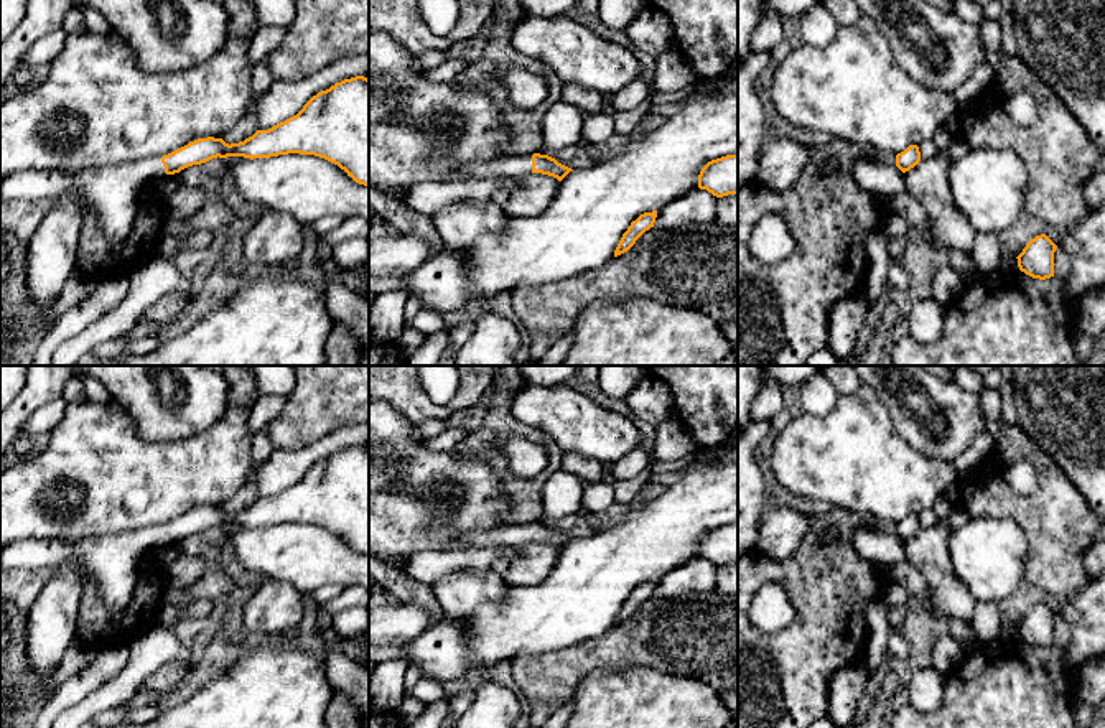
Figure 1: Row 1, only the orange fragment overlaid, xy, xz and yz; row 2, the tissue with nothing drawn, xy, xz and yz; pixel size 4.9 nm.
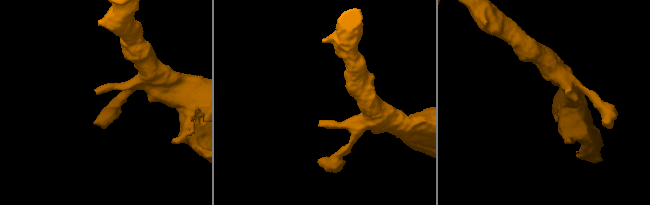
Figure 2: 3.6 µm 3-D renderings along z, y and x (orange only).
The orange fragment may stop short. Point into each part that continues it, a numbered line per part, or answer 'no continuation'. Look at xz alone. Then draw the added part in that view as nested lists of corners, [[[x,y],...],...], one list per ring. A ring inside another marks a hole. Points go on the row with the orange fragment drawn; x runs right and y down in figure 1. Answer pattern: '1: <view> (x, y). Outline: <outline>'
1: xz (512, 167). Outline: [[[517,155],[456,170],[445,181],[520,178],[532,173],[532,155]]]

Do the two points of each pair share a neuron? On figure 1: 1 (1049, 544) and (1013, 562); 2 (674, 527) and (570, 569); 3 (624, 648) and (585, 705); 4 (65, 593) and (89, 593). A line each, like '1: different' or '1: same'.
1: different
2: same
3: different
4: different

